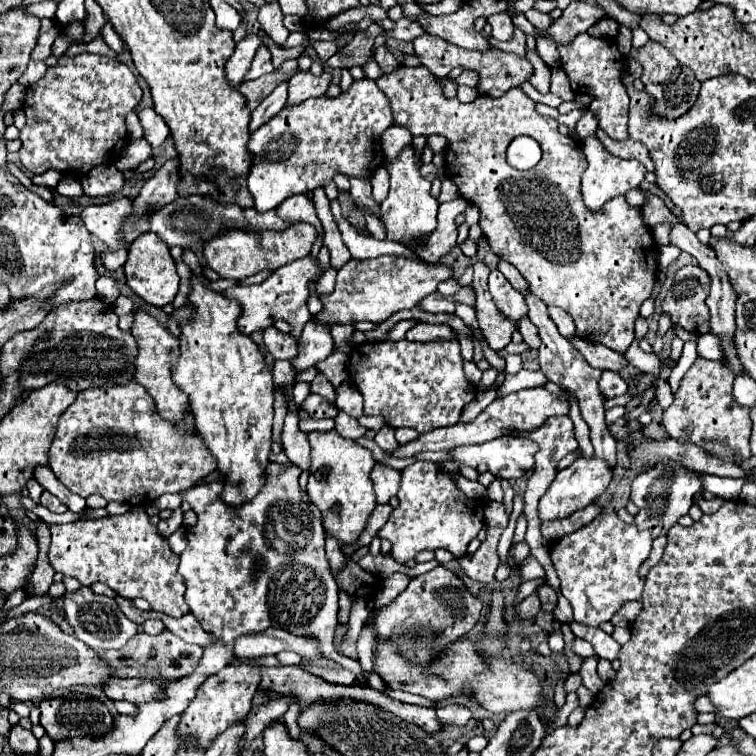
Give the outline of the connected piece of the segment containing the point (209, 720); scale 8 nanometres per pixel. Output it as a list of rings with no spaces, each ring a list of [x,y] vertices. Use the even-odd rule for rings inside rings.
[[[241,662],[225,666],[219,674],[213,674],[199,686],[195,700],[191,700],[187,710],[181,714],[181,724],[177,732],[195,736],[199,748],[207,748],[217,734],[227,730],[229,724],[237,722],[251,710],[251,700],[259,690],[259,682],[261,682],[261,668],[257,664]]]

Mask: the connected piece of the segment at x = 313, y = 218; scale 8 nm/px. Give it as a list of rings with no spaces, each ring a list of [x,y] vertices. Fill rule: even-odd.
[[[291,196],[287,198],[279,208],[277,208],[277,214],[281,218],[289,218],[289,220],[303,220],[303,222],[309,222],[317,228],[318,234],[323,234],[323,228],[321,228],[321,222],[315,214],[315,206],[313,202],[307,198],[307,196]]]

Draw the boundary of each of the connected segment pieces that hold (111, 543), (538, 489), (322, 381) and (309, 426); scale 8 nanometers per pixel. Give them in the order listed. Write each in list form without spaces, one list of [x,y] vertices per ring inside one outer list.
[[[133,508],[121,516],[77,520],[73,524],[53,524],[49,562],[55,572],[77,578],[83,586],[95,582],[107,584],[121,598],[145,598],[155,612],[179,618],[189,612],[183,600],[185,584],[177,572],[179,556],[167,544],[167,538],[149,522],[145,510]]]
[[[555,416],[555,418],[549,418],[535,432],[525,434],[525,436],[533,438],[539,444],[539,452],[535,456],[537,466],[525,490],[525,510],[523,510],[527,522],[533,522],[533,520],[539,520],[537,504],[539,504],[539,498],[545,494],[547,486],[555,478],[553,470],[557,468],[559,460],[565,454],[575,450],[573,422],[567,416]]]
[[[319,374],[319,376],[315,376],[313,380],[311,380],[311,384],[309,384],[311,388],[311,394],[319,394],[319,396],[323,396],[323,398],[327,398],[329,402],[335,402],[335,388],[333,388],[333,384],[323,376],[323,374]]]
[[[307,418],[307,420],[301,420],[301,422],[299,422],[299,428],[301,428],[303,432],[333,430],[333,420],[313,420],[313,418]]]

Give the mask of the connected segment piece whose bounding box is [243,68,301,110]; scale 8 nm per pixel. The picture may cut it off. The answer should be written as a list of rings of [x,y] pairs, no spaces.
[[[295,68],[293,72],[285,74],[281,70],[275,70],[271,74],[265,74],[263,78],[257,78],[257,80],[249,80],[249,82],[243,82],[243,96],[247,98],[247,106],[251,110],[255,110],[263,98],[267,98],[271,94],[271,90],[275,90],[275,86],[279,86],[281,82],[287,82],[293,74],[301,72],[301,68]]]

